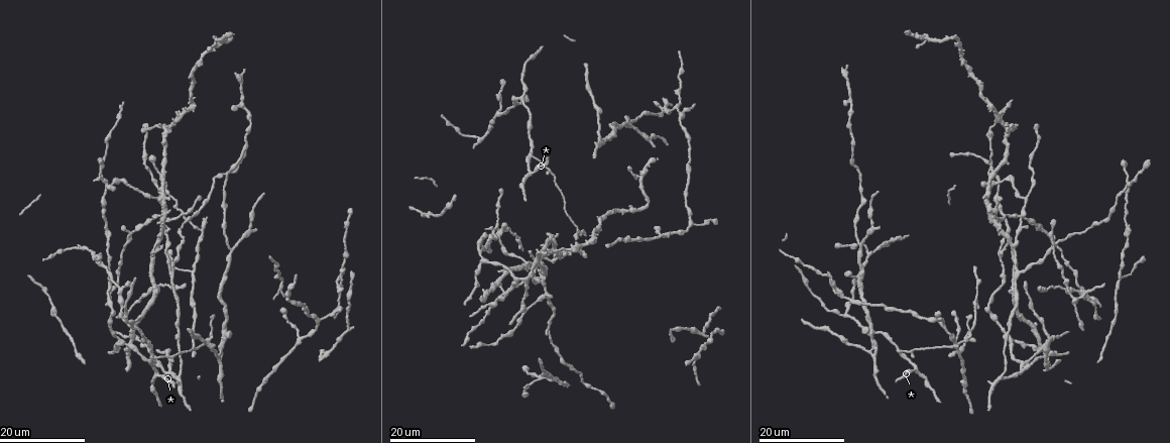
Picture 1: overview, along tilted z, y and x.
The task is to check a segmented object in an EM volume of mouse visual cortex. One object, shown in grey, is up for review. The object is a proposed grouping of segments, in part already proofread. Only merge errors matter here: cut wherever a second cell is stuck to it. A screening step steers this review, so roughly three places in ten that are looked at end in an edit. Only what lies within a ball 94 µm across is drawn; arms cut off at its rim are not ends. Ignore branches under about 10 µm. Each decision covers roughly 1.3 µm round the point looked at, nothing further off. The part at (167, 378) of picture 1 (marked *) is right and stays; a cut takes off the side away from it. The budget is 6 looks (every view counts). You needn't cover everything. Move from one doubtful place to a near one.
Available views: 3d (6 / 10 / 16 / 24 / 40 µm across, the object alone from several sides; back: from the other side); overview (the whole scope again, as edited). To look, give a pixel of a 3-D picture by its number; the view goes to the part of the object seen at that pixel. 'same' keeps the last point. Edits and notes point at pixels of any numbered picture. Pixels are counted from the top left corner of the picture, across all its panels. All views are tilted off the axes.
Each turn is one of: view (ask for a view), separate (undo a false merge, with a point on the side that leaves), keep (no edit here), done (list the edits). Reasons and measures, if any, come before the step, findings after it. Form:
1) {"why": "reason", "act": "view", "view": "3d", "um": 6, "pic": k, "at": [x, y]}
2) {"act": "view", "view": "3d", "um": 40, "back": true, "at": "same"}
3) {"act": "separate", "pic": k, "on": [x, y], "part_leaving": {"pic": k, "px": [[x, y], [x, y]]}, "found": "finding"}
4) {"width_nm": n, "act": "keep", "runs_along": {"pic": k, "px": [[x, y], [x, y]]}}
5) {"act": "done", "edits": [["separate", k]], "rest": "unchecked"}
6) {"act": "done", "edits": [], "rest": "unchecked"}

{"why": "branch point", "act": "view", "view": "3d", "um": 16, "pic": 1, "at": [100, 172]}

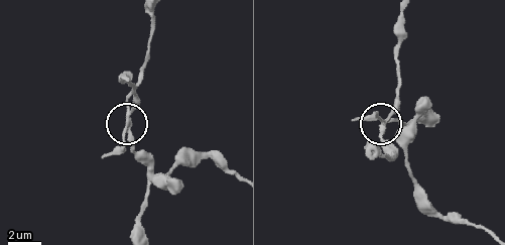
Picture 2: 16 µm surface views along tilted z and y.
{"act": "view", "view": "3d", "um": 10, "pic": 2, "at": [126, 128]}

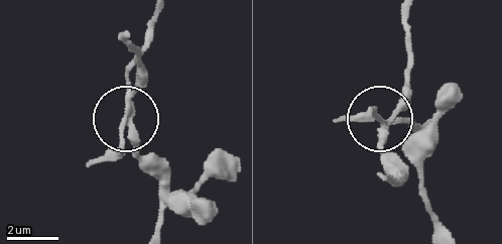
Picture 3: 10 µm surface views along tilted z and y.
{"why": "zoom in", "act": "view", "view": "3d", "um": 6, "pic": 3, "at": [379, 118]}

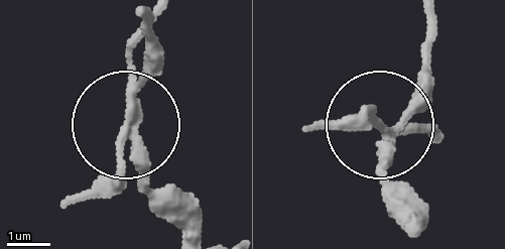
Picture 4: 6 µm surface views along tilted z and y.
{"arms": 3, "act": "keep", "runs_along": {"pic": 4, "px": [[180, 229], [124, 121], [135, 30]]}, "found": "one cell here"}

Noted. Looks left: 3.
{"why": "branch point", "act": "view", "view": "3d", "um": 16, "pic": 1, "at": [166, 248]}

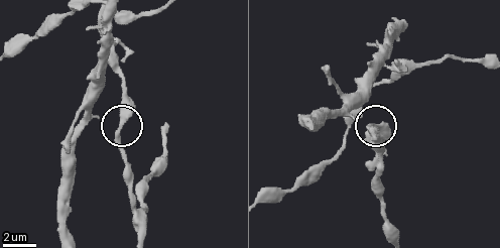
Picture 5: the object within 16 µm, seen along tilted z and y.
{"act": "view", "view": "3d", "um": 6, "pic": 5, "at": [119, 127]}

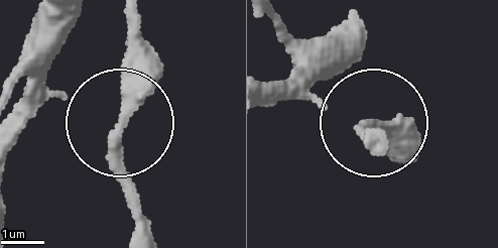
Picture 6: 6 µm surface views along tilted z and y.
{"width_nm": 220, "act": "keep", "runs_along": {"pic": 6, "px": [[150, 230], [124, 165], [126, 13]]}, "found": "all the same cell"}

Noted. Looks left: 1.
{"act": "done", "edits": [], "rest": "unchecked"}

